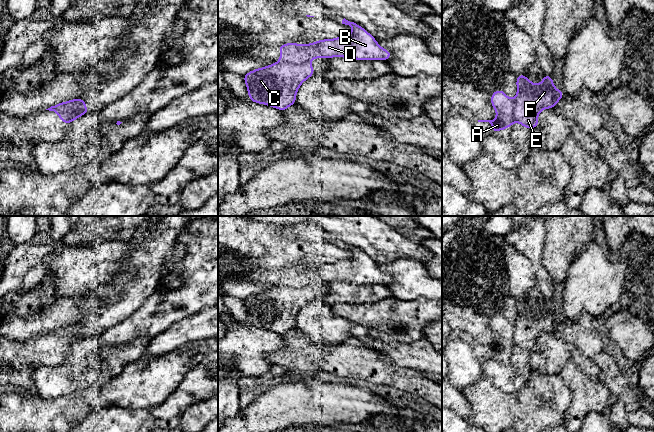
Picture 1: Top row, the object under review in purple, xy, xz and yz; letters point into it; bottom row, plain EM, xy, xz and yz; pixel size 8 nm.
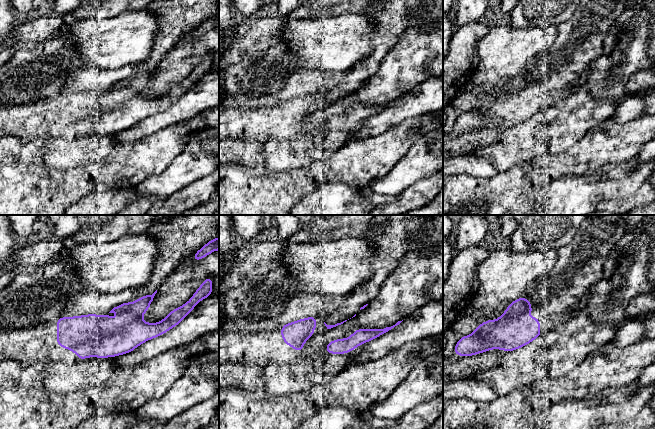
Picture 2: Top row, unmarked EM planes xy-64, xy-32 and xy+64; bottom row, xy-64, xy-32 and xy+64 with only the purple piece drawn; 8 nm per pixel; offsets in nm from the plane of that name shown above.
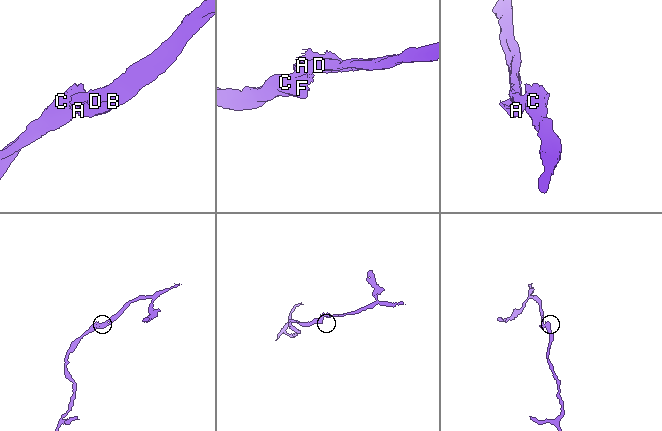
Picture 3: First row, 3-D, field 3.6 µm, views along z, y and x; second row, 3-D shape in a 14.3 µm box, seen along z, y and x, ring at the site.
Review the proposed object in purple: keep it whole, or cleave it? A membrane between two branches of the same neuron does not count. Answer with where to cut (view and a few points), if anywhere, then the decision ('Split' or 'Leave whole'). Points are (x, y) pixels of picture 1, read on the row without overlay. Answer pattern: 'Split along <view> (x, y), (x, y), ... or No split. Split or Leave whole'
Split along xz (280, 284), (307, 286). Split

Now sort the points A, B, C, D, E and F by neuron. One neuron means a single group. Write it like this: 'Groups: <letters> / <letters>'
Groups: A B D / C E F

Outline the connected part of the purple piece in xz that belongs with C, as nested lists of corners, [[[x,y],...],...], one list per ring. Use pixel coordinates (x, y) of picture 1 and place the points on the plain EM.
[[[277,285],[246,297],[243,303],[249,324],[284,336],[289,330],[296,329],[299,311],[314,297],[315,293],[309,286]]]

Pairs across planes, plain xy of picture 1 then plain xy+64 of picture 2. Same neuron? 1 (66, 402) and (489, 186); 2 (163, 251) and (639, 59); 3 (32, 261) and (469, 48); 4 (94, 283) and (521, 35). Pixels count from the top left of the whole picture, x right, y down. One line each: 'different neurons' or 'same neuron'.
1: same neuron
2: different neurons
3: same neuron
4: same neuron

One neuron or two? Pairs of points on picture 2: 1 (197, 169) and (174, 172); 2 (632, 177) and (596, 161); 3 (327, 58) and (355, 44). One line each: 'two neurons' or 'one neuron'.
1: one neuron
2: two neurons
3: one neuron

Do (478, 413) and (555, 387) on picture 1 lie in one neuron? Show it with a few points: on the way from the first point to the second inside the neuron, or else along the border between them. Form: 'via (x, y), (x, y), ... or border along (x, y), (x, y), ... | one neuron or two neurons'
via (497, 412), (524, 411), (537, 398) | one neuron

